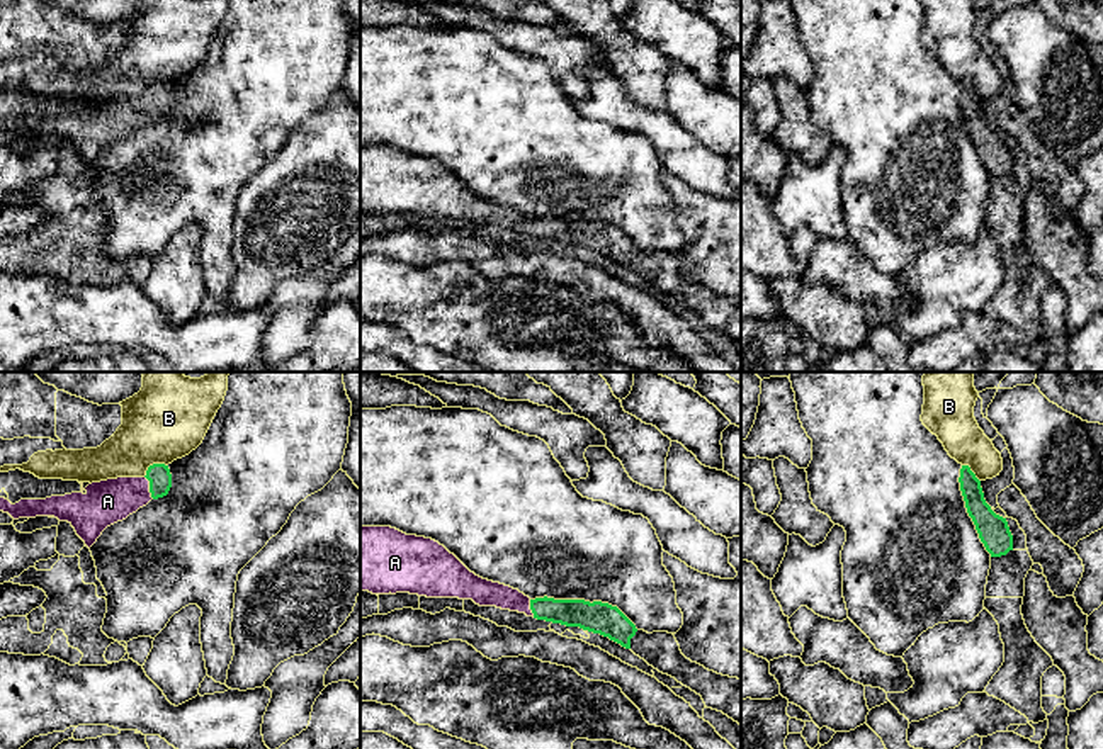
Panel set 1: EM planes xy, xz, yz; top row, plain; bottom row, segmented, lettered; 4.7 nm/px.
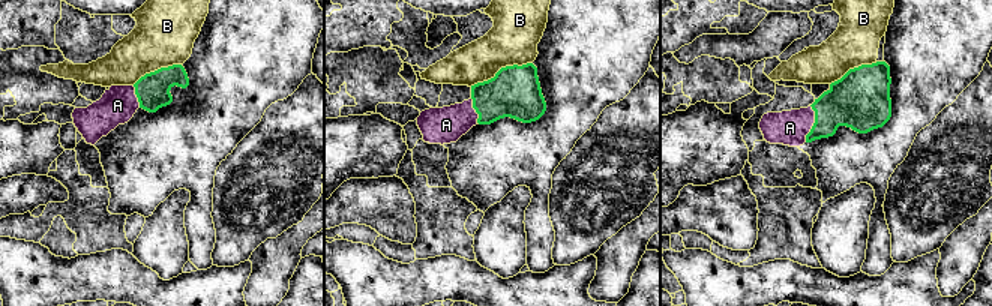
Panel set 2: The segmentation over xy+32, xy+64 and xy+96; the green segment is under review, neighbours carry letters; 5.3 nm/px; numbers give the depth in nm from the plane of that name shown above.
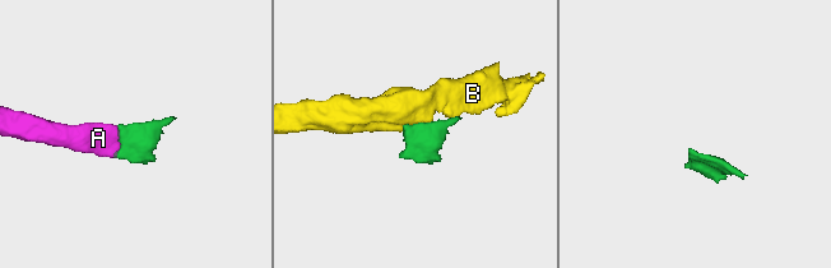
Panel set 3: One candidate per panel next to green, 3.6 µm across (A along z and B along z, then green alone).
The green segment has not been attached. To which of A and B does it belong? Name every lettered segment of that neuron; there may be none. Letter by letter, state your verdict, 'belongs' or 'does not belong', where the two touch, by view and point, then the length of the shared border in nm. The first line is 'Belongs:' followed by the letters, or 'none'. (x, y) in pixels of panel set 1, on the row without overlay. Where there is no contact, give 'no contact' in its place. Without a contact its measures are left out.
Belongs: A
A: belongs | xy (150, 107) | 120 nm
B: does not belong | xy (153, 84) | 130 nm

